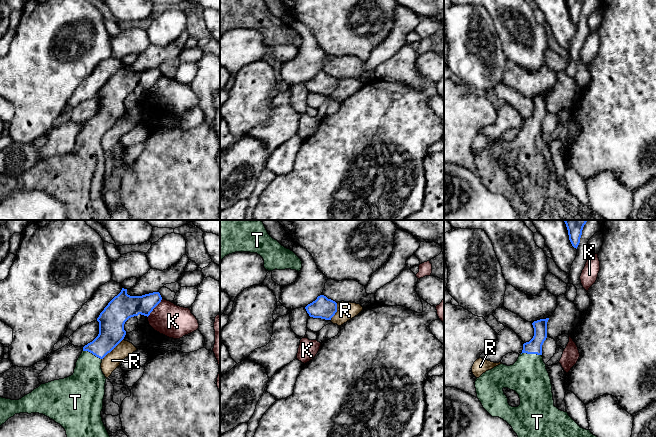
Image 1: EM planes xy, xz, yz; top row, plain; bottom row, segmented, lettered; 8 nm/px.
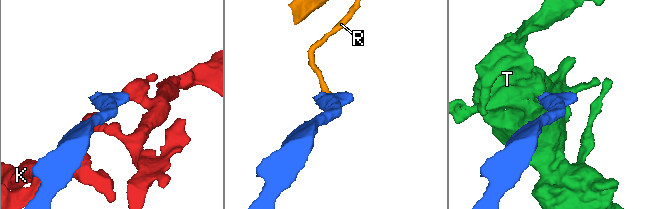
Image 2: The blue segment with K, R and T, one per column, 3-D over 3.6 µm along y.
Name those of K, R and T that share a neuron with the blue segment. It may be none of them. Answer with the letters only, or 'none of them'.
T

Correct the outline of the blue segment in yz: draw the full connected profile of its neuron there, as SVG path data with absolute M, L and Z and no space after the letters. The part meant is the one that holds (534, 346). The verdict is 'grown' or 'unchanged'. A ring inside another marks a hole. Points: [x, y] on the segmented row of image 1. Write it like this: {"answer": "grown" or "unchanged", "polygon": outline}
{"answer": "grown", "polygon": "M549 318L540 319L532 323L534 336L523 344L522 353L513 365L500 364L476 379L477 398L492 417L506 421L518 437L597 437L590 430L581 428L567 411L561 411L554 406L551 379L542 357L548 320ZM504 388L513 390L519 395L518 407L509 405Z"}

